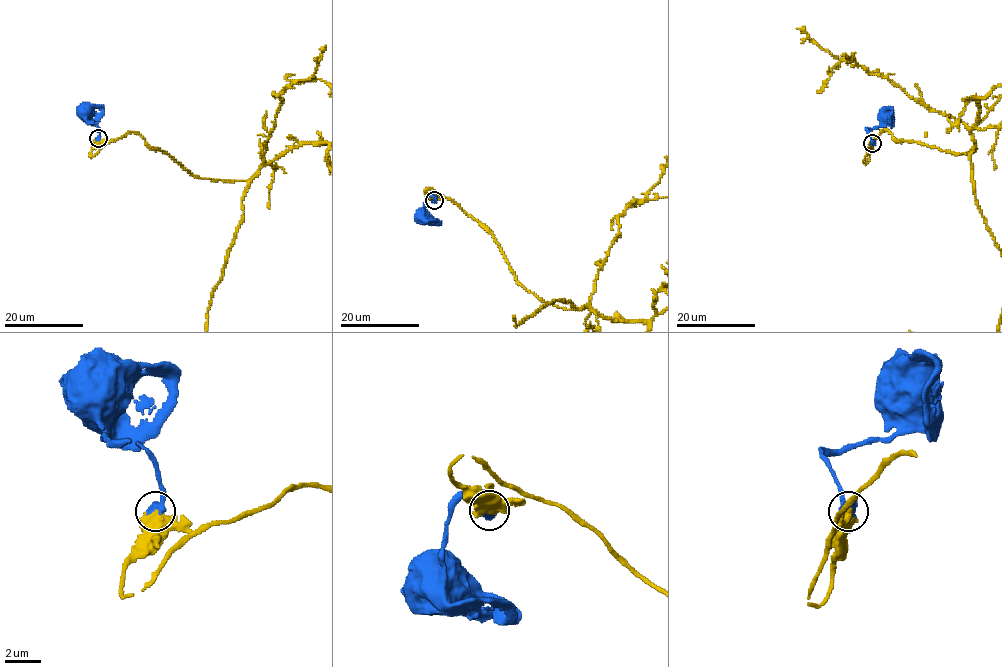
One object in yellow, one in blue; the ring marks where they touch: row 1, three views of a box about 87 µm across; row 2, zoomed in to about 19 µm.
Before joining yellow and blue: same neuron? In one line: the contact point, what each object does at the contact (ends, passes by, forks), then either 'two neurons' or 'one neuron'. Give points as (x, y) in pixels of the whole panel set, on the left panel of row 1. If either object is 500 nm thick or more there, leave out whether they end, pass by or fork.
place (98, 138); one neuron

